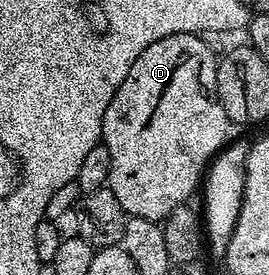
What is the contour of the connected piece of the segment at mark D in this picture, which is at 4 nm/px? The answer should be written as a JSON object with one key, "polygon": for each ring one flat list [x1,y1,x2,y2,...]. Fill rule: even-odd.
{"polygon":[[199,34,195,35,171,35,146,49,138,61,130,67,130,73,126,73,126,81,118,85,118,93,114,93,114,101,106,105,106,117,102,117,102,146,110,153,110,173,106,187,114,193,118,199,118,204,122,207,128,217,146,217,157,221,163,220,166,213,179,206,187,204,191,195,197,194,202,180,205,178,205,172,209,164,215,159,217,152,229,142,228,130,230,124,228,114,224,106,220,104,220,98,216,92,216,65,217,56,212,56,212,51,203,43]]}

